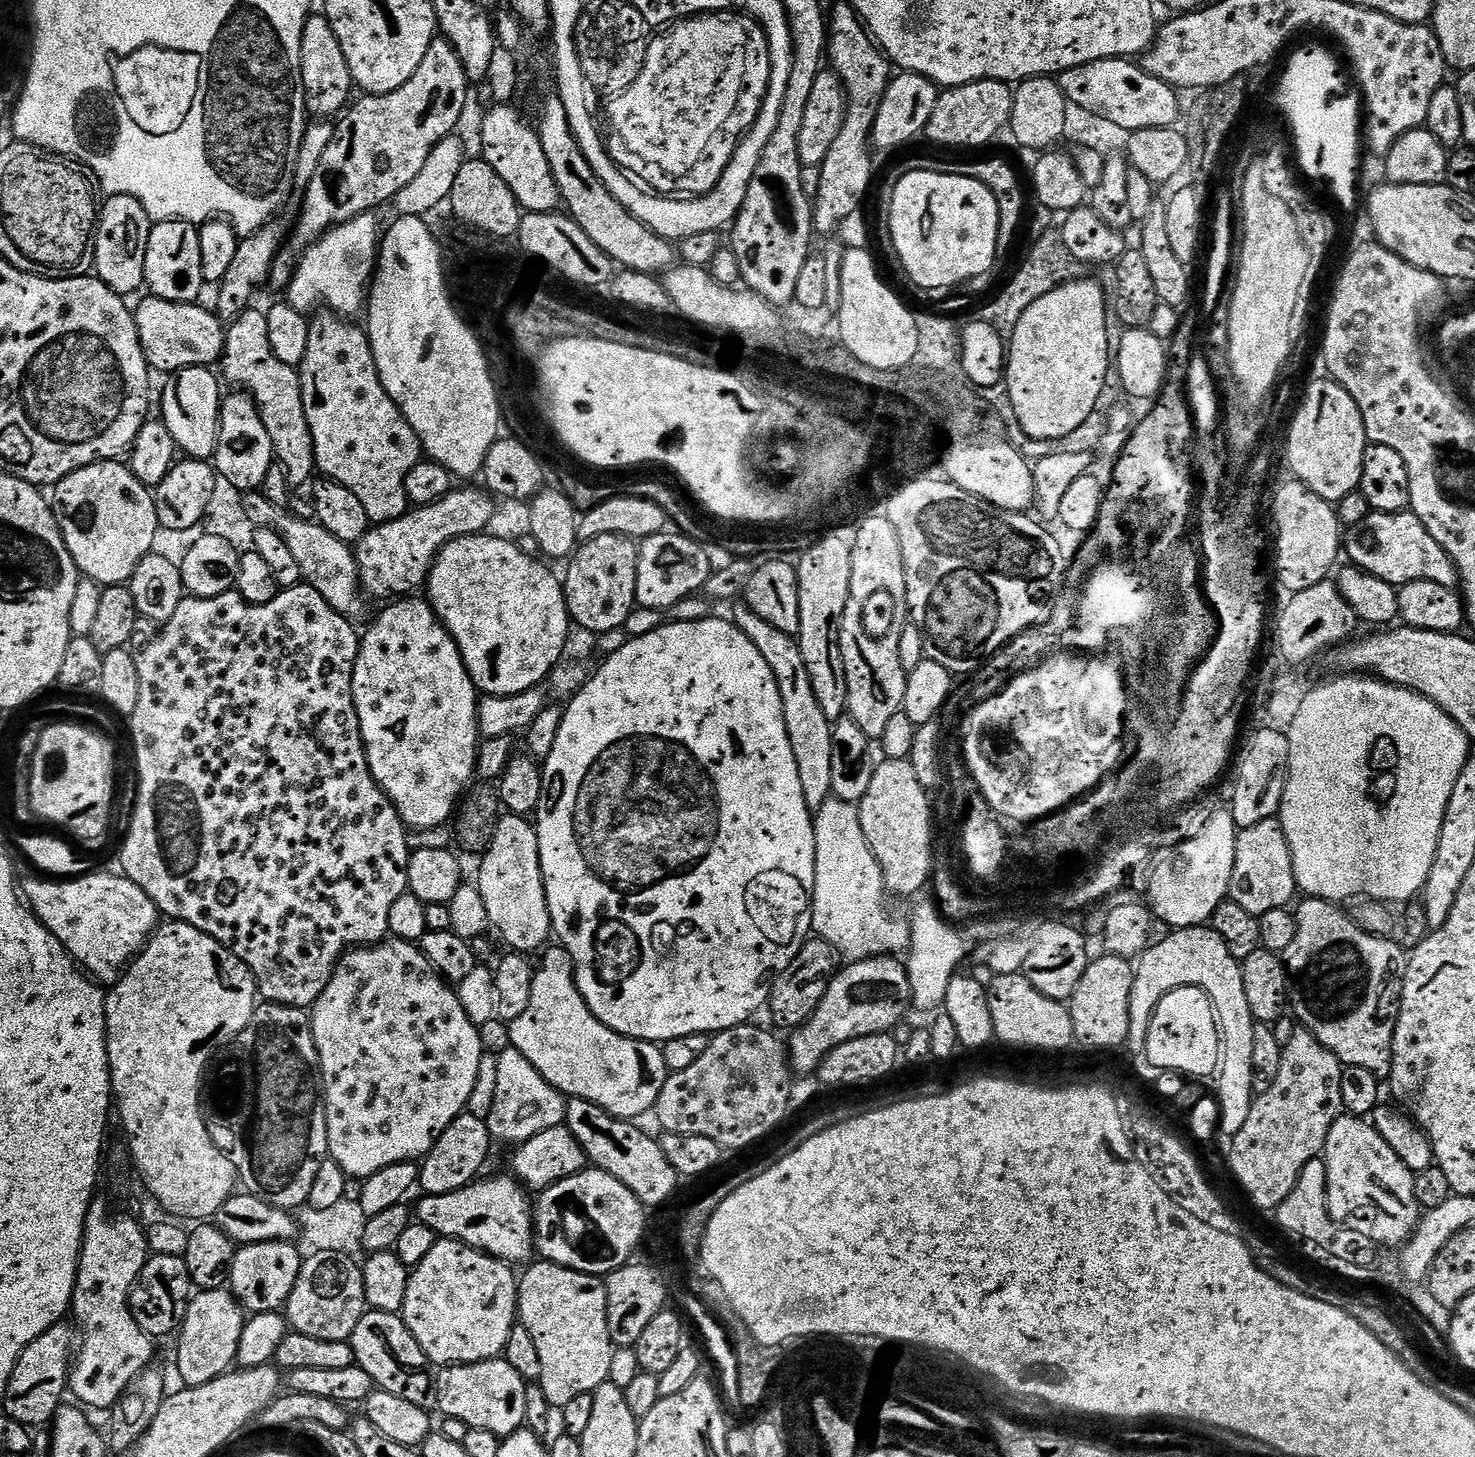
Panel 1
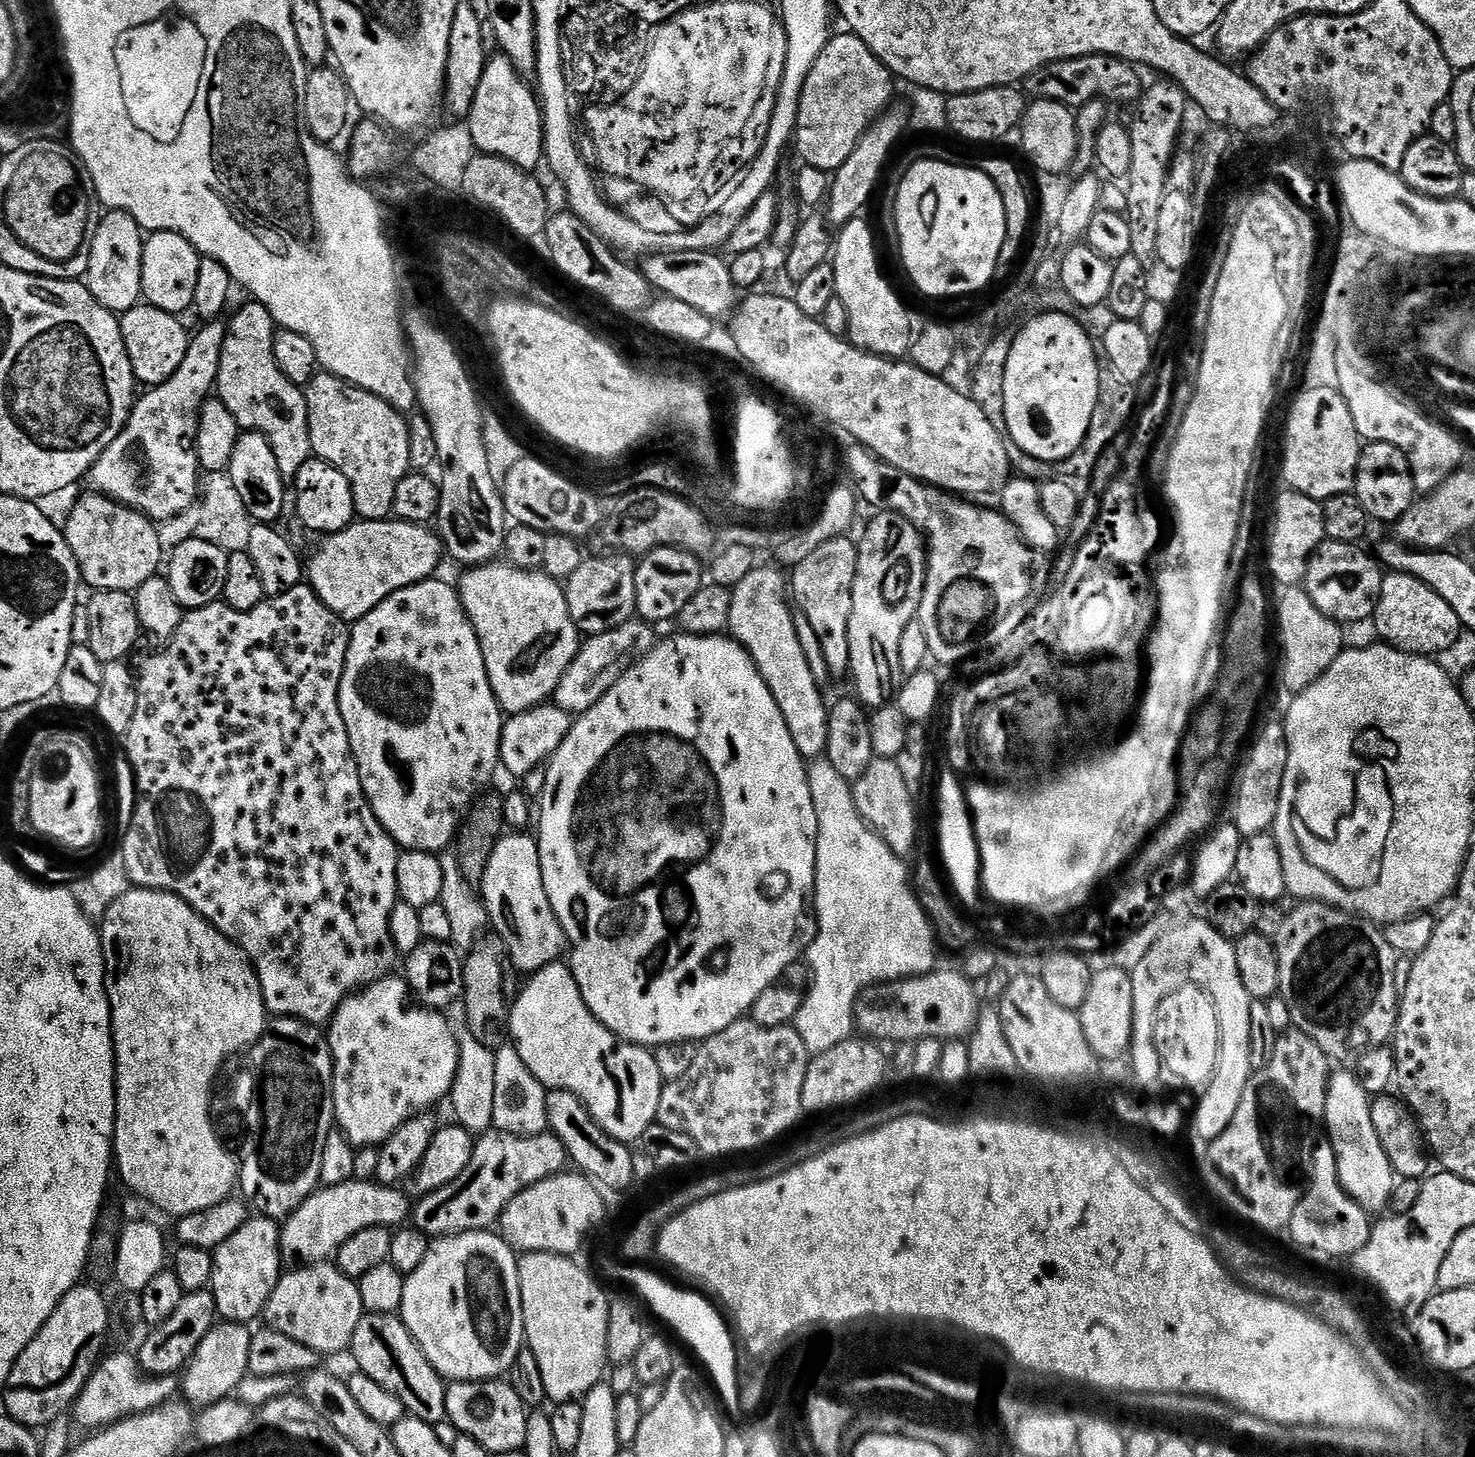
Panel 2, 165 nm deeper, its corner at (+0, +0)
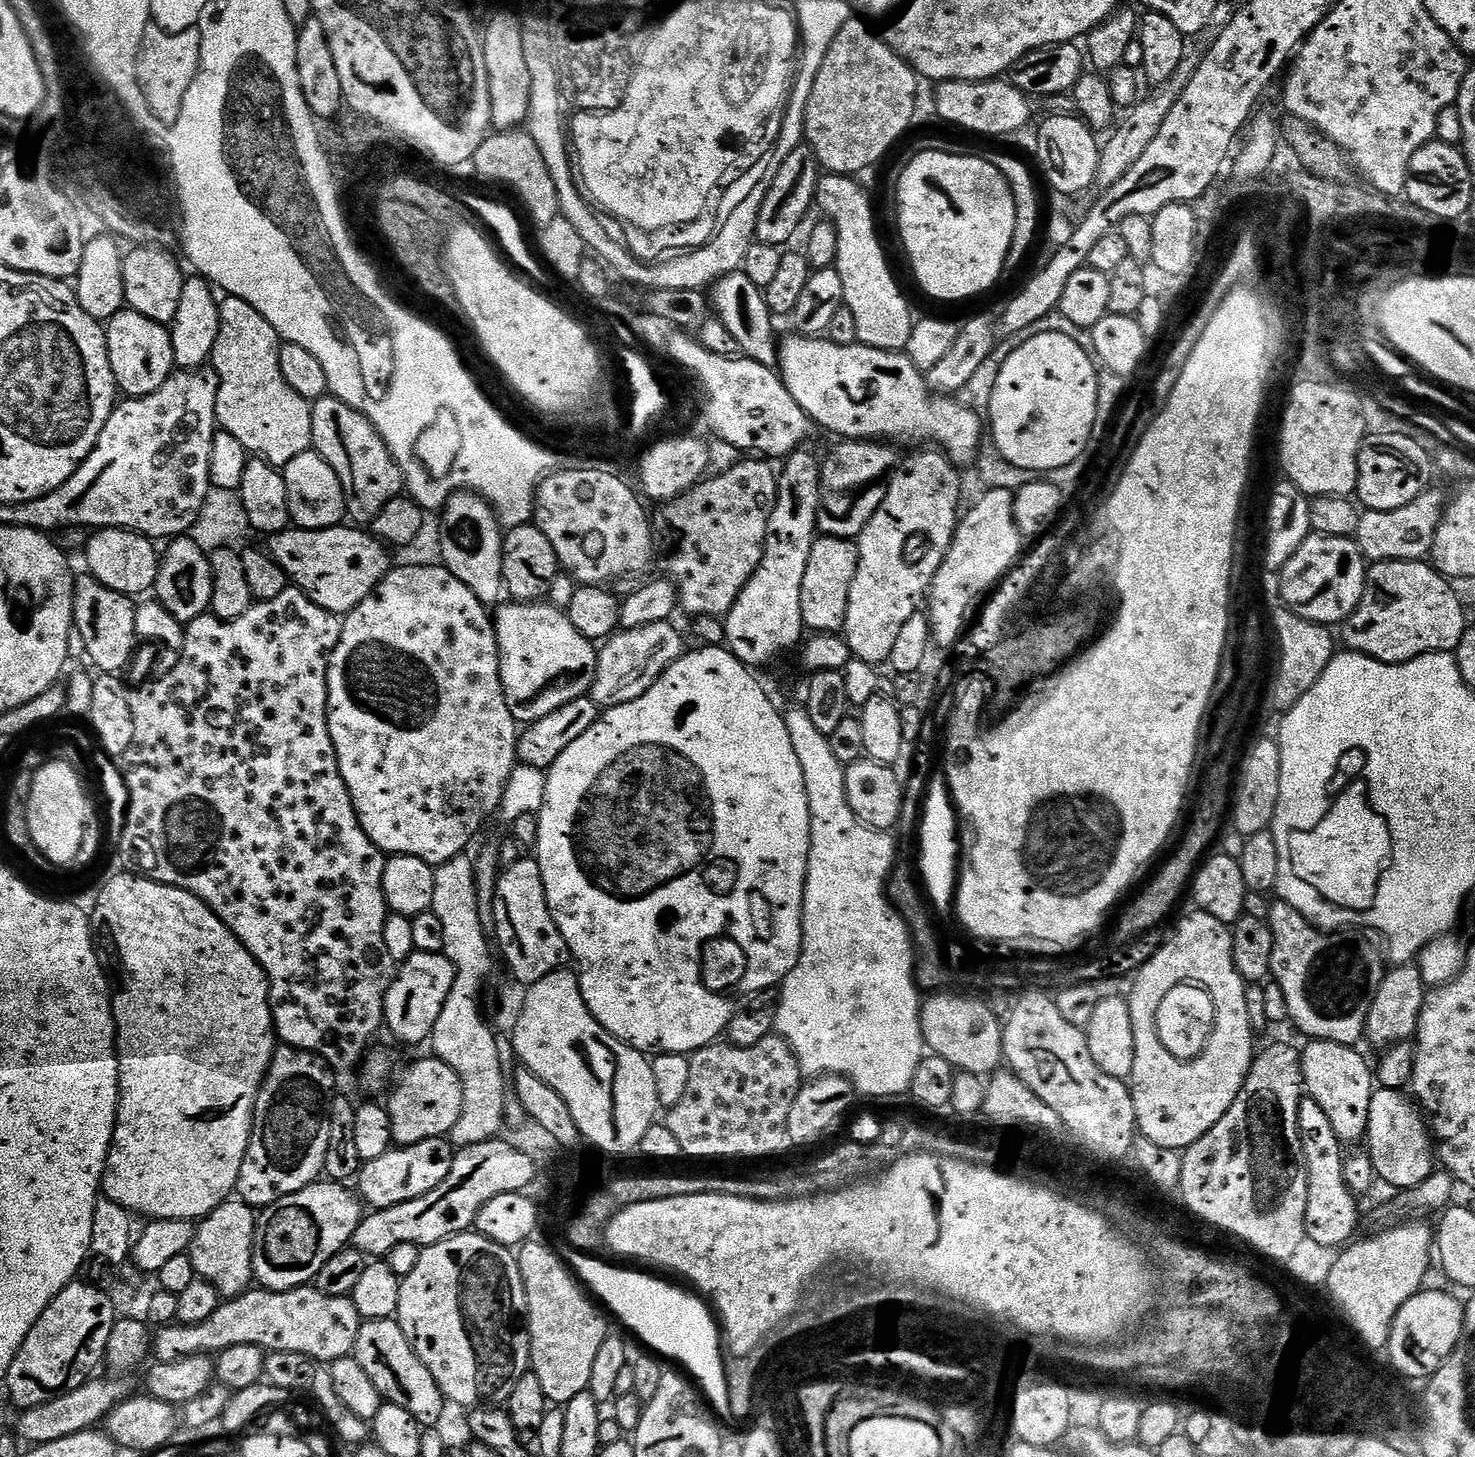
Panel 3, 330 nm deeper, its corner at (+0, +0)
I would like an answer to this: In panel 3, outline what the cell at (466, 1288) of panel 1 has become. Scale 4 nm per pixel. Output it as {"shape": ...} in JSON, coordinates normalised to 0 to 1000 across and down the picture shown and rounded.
{"shape":[[[318,844],[313,846],[311,848],[306,848],[304,851],[289,854],[285,860],[283,869],[281,869],[281,872],[278,872],[278,874],[272,878],[268,905],[271,907],[275,918],[279,922],[279,925],[283,929],[283,932],[286,932],[289,940],[292,940],[292,943],[294,943],[294,949],[297,949],[302,962],[306,963],[307,961],[308,963],[313,964],[315,966],[318,966],[317,967],[327,964],[329,962],[344,962],[346,955],[351,950],[351,947],[359,940],[361,930],[359,929],[359,918],[358,918],[358,894],[350,863],[351,860],[348,857],[342,857],[340,854],[330,851],[325,846]]]}

